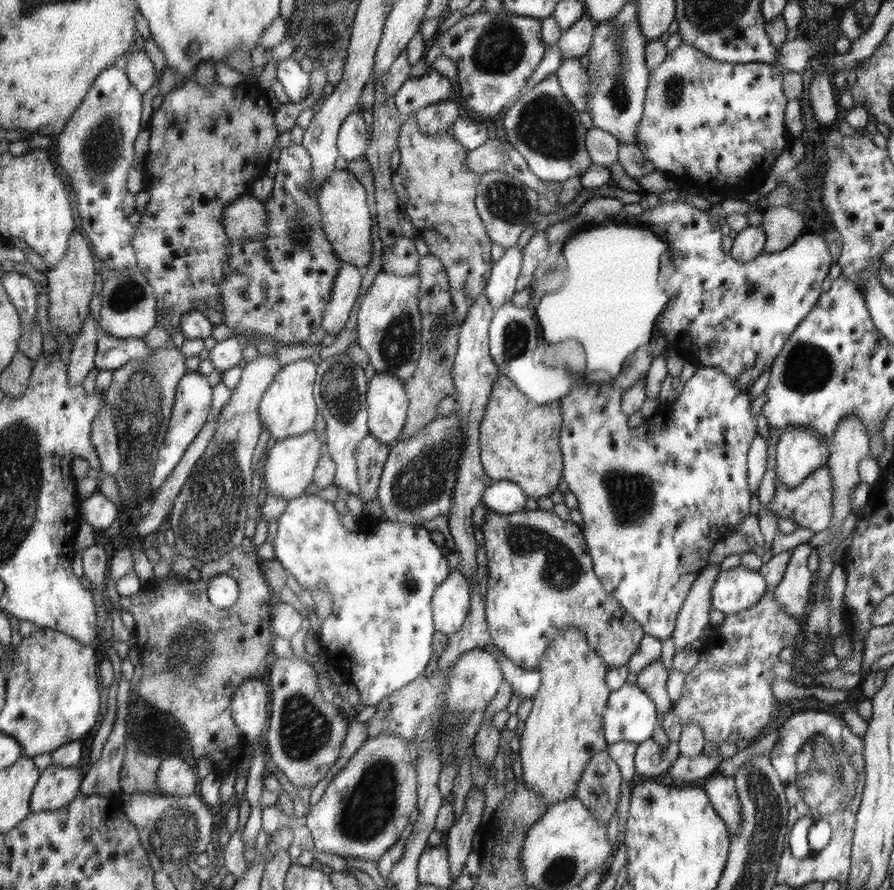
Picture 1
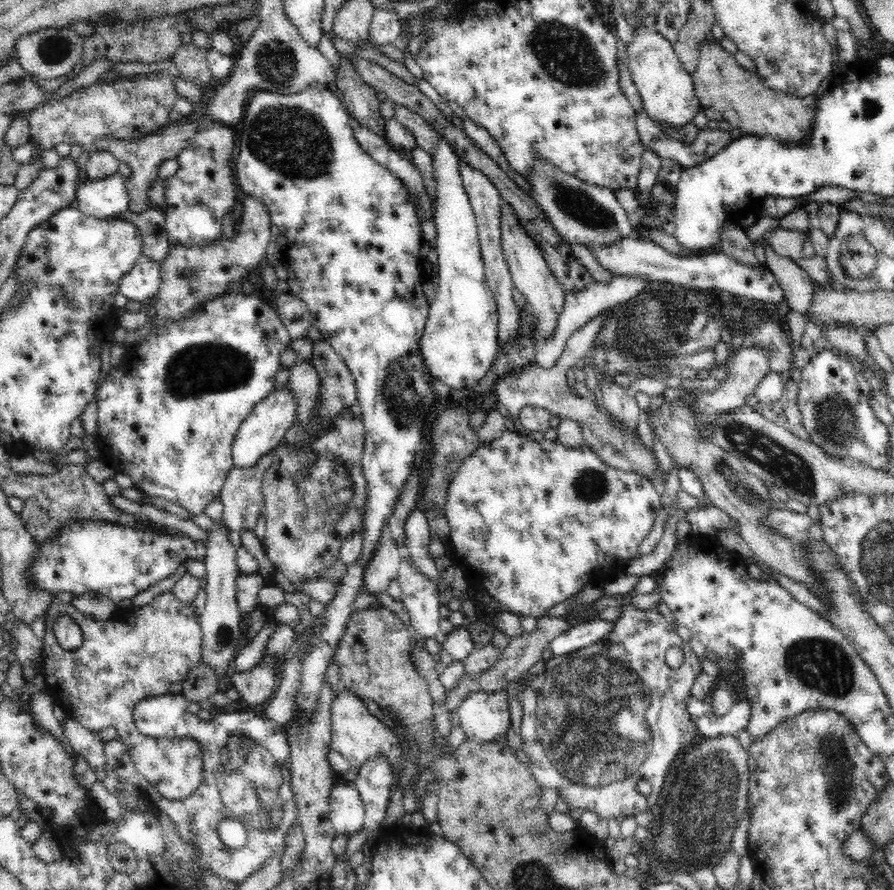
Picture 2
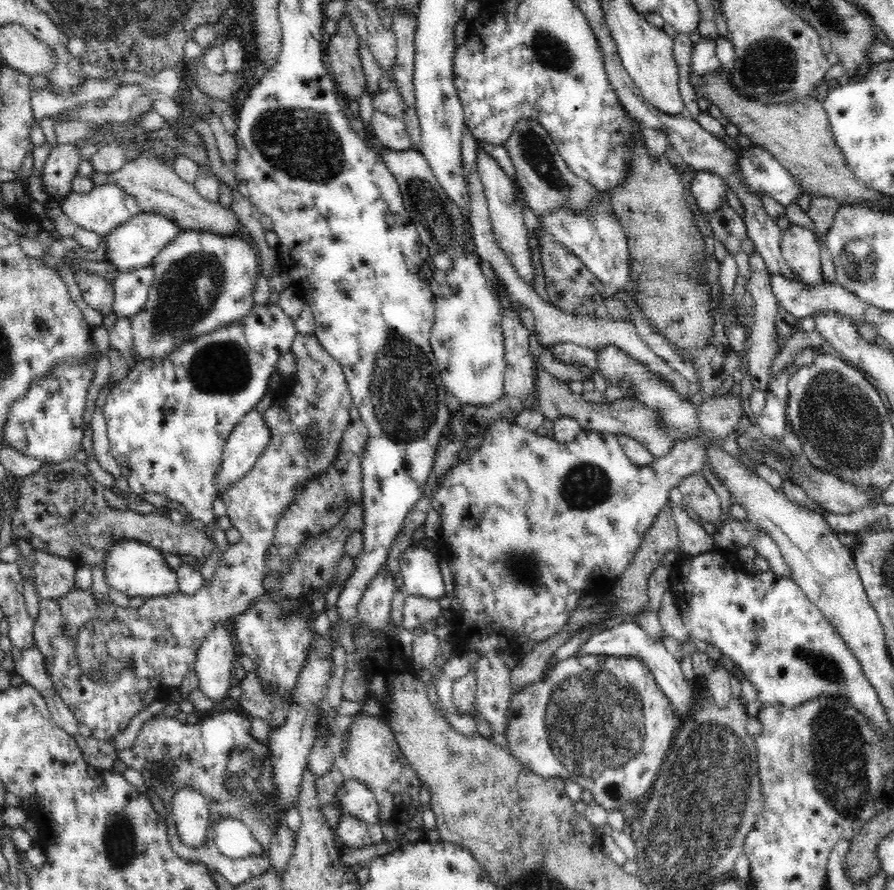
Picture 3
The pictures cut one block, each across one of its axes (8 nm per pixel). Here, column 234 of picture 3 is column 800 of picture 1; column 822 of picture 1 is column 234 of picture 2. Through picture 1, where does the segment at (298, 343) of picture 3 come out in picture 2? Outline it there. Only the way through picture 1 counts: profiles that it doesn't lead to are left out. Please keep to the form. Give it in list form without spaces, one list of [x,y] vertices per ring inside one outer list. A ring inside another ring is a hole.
[[[270,450],[252,468],[234,468],[226,477],[219,499],[223,505],[223,522],[230,531],[254,532],[260,511],[264,510],[262,497],[262,477],[274,462],[274,452]]]

